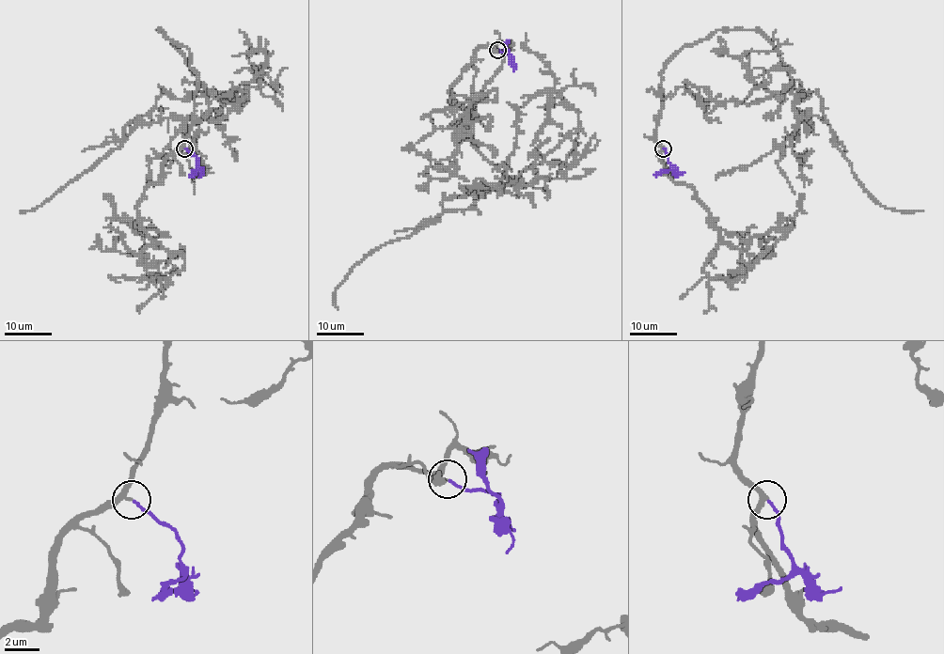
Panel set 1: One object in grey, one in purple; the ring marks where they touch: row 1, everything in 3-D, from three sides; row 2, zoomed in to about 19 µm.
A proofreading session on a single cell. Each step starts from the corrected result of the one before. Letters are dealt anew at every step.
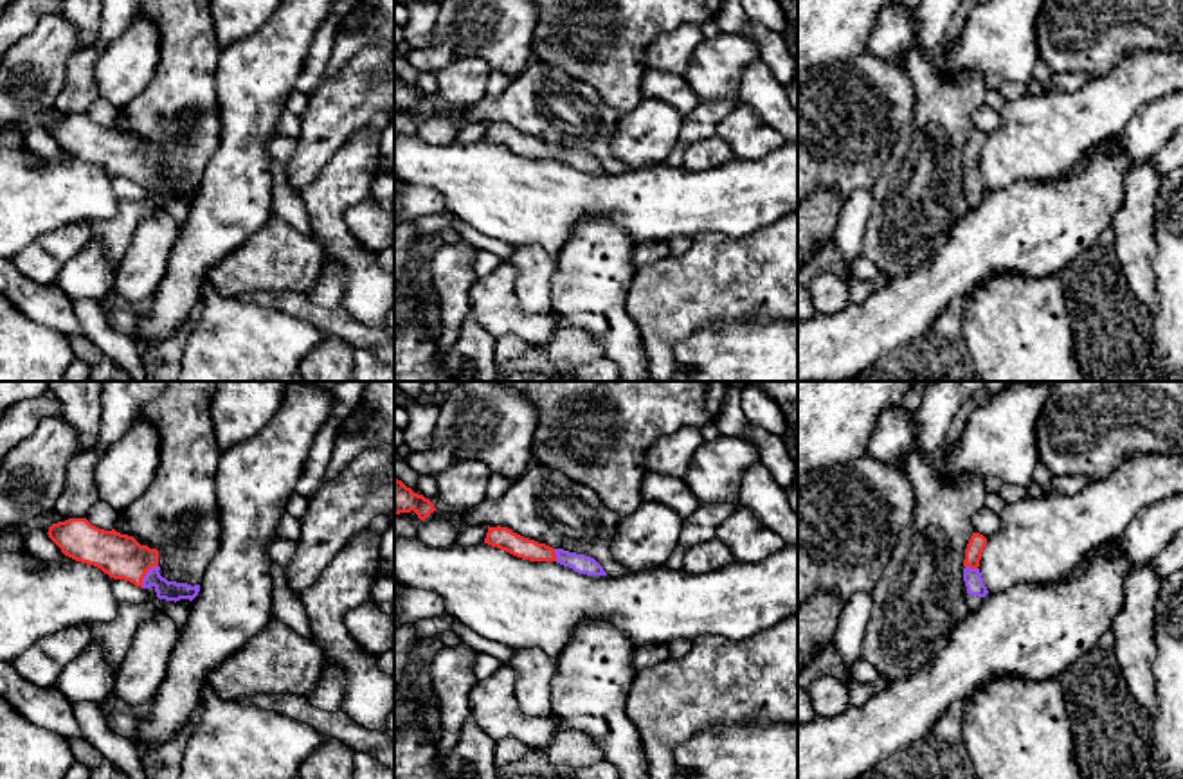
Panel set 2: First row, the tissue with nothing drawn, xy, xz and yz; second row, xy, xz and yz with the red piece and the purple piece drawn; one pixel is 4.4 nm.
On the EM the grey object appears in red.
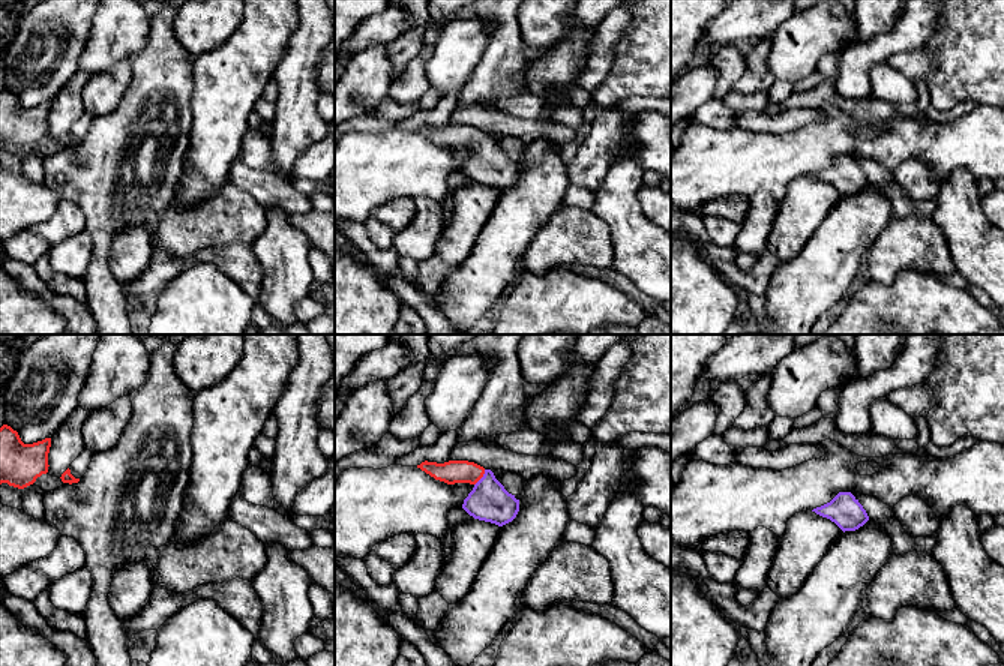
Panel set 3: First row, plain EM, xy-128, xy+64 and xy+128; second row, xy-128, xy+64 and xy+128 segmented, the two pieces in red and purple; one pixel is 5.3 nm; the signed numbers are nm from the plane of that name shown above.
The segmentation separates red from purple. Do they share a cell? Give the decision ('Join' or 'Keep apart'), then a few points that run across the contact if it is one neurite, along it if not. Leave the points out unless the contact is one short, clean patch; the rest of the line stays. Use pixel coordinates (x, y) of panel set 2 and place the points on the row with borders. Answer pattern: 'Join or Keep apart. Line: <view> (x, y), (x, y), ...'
Join. Line: xy (121, 556), (144, 574), (170, 590)

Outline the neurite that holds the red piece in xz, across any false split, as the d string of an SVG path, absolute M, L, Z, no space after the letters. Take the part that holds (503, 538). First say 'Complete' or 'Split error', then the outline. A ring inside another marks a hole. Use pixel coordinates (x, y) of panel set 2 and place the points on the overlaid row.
Split error. M490 527L484 543L506 551L517 558L529 561L556 561L564 567L573 569L578 574L587 576L607 576L603 567L591 556L569 552L564 549L553 549L546 543L524 538L508 527Z

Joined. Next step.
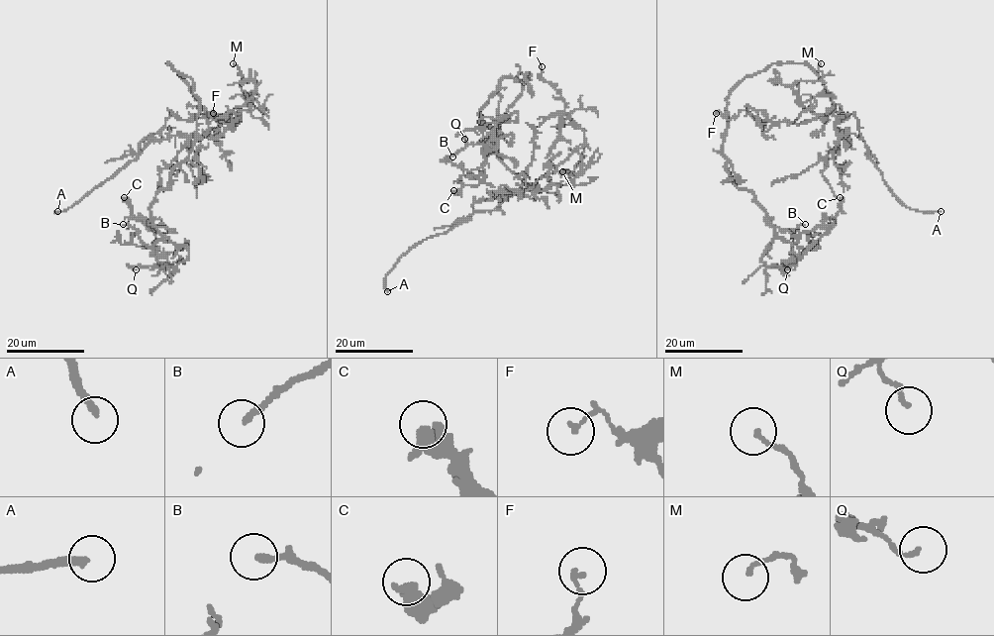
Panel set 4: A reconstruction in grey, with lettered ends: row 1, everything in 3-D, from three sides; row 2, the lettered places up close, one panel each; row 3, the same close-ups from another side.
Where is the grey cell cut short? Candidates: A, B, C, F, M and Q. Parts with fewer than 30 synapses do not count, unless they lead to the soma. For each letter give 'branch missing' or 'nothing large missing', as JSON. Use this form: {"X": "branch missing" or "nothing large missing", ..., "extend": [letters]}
{"A": "branch missing", "B": "nothing large missing", "C": "nothing large missing", "F": "nothing large missing", "M": "nothing large missing", "Q": "nothing large missing", "extend": ["A"]}

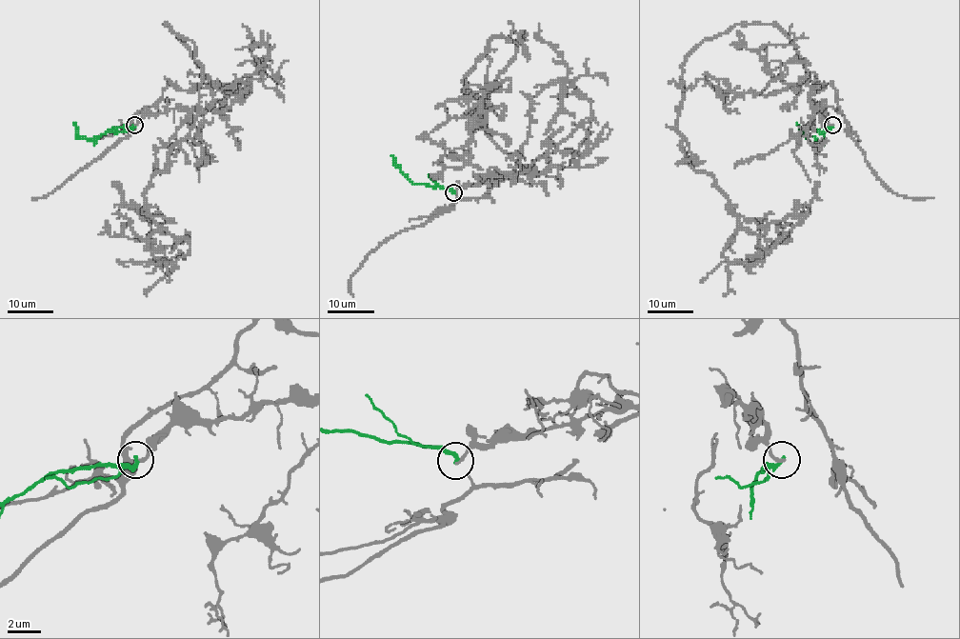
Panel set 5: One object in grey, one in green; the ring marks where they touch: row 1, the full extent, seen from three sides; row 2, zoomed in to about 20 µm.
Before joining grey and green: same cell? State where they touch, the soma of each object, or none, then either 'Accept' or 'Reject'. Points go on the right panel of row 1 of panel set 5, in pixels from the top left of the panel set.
Place: (832, 125). Soma of grey: none. Soma of green: none. Reject

